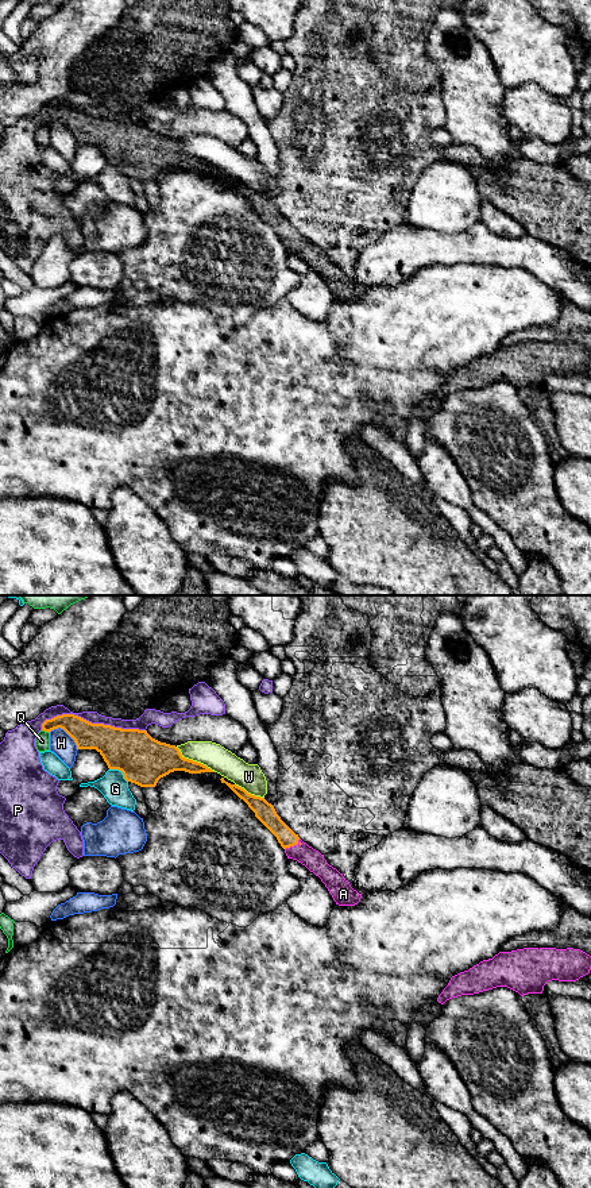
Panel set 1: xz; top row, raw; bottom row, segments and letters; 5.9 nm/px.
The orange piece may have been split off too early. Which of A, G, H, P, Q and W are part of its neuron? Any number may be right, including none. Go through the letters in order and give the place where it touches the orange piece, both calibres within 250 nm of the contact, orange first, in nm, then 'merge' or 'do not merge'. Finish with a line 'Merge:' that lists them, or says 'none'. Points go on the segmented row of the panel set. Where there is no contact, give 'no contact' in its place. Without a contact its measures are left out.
A: xz (293, 845) | 120/120 nm | merge
G: xz (120, 770) | 300/160 nm | do not merge
H: xz (66, 732) | 170/140 nm | do not merge
P: xz (93, 724) | 260/70 nm | do not merge
Q: xz (46, 731) | 160/90 nm | do not merge
W: xz (194, 762) | 220/150 nm | do not merge
Merge: A

